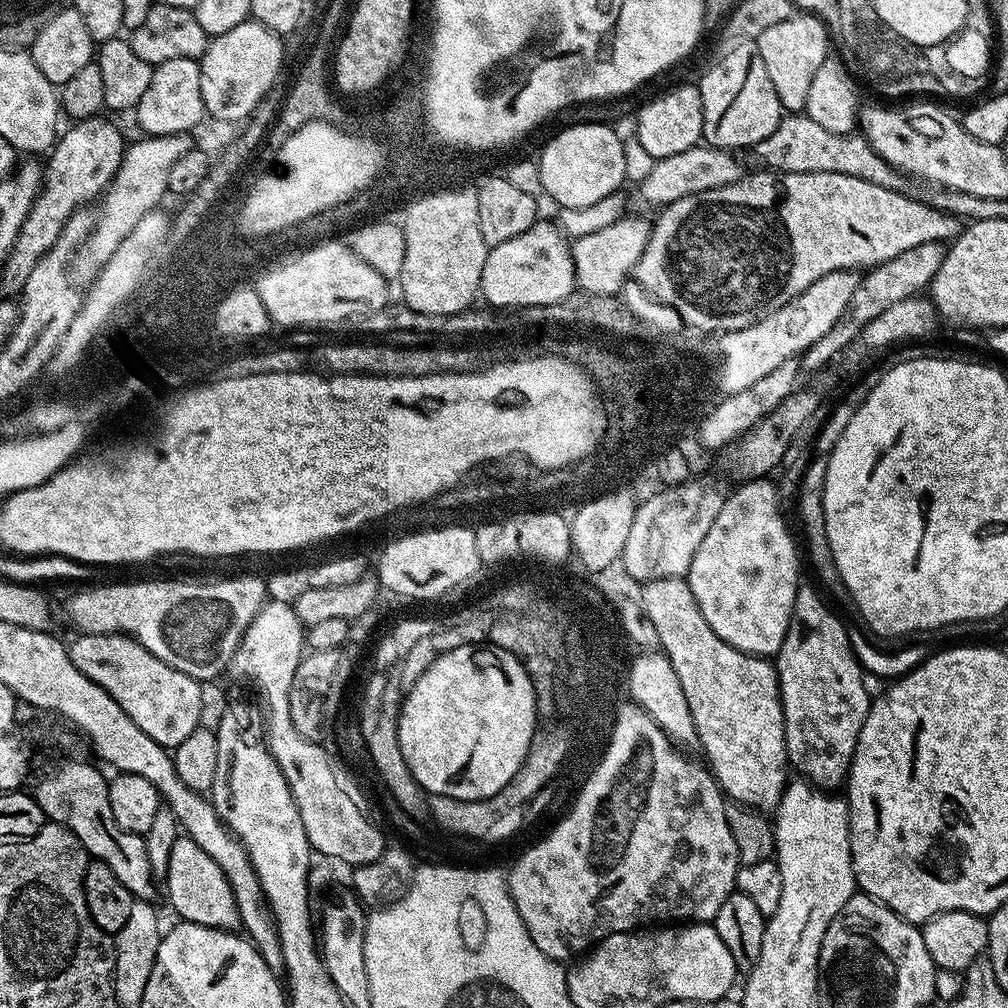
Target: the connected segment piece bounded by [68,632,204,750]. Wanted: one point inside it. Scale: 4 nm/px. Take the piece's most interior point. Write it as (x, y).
(167, 704)

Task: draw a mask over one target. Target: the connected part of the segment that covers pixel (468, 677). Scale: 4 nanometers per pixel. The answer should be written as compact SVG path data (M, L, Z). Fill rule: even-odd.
M467 644L466 646L458 646L458 650L442 653L407 689L400 705L398 746L402 746L402 758L406 758L406 766L410 766L410 774L414 774L414 778L425 793L432 796L449 796L460 800L488 799L492 795L498 794L524 764L524 759L526 759L531 748L531 742L536 739L538 731L536 716L538 716L537 696L529 672L524 666L524 661L514 653L507 652L504 649Z

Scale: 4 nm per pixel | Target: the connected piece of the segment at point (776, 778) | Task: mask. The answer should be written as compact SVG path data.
M671 576L649 580L643 588L644 593L639 593L638 596L639 602L651 622L654 622L661 638L660 647L674 666L678 682L682 682L682 694L686 694L686 706L690 706L690 718L694 718L699 747L704 747L703 759L720 785L720 791L729 801L742 804L745 808L771 813L780 805L780 799L790 780L780 683L776 677L775 663L762 656L751 656L749 652L722 642L722 638L710 630L706 618L702 618L702 610L698 610L698 602L694 602L694 594L687 579Z

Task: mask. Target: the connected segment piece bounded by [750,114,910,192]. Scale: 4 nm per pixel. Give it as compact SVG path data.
M807 114L781 115L774 134L753 144L751 155L756 155L757 165L774 172L797 172L798 174L850 174L850 178L862 178L862 182L874 182L874 186L886 186L895 192L904 192L909 177L890 166L874 150L863 134L834 134L814 122Z

